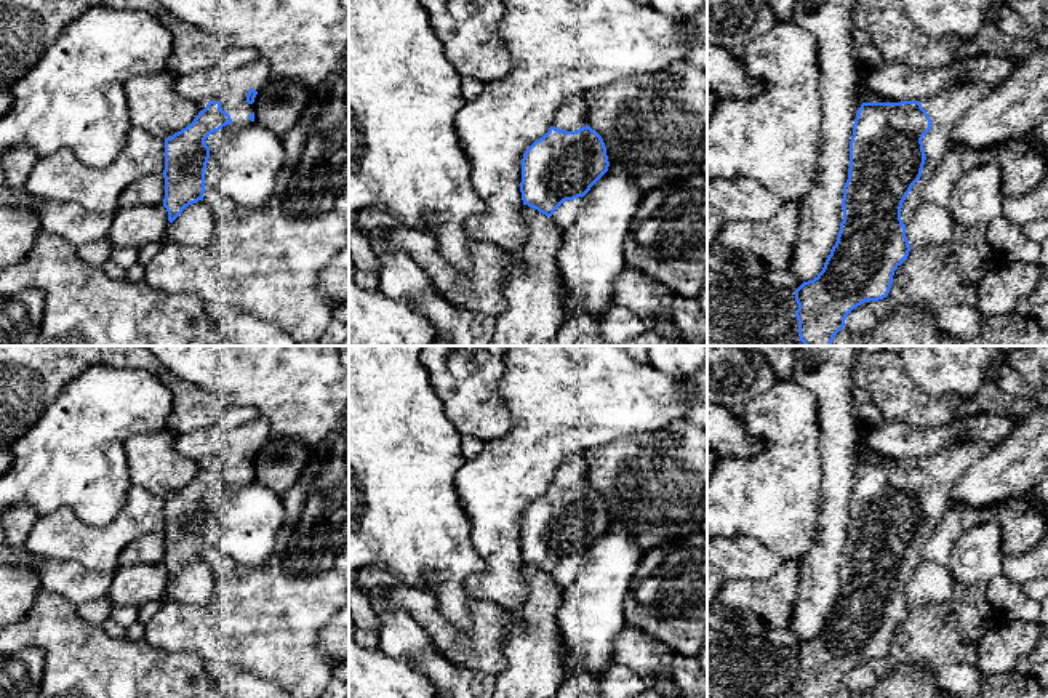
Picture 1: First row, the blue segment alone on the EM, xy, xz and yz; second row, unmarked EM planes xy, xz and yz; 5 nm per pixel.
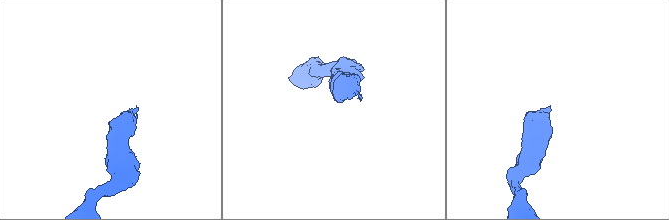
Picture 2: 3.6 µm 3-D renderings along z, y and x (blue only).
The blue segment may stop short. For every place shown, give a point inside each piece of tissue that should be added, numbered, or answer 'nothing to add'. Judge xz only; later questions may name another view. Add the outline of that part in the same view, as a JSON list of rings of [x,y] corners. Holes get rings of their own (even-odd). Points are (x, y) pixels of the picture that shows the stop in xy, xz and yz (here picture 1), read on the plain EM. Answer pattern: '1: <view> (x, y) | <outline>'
1: xz (565, 575) | [[[578,556],[574,559],[563,560],[554,570],[550,578],[560,588],[562,592],[565,592],[568,588],[571,588],[576,583],[582,564],[584,564],[582,556]]]

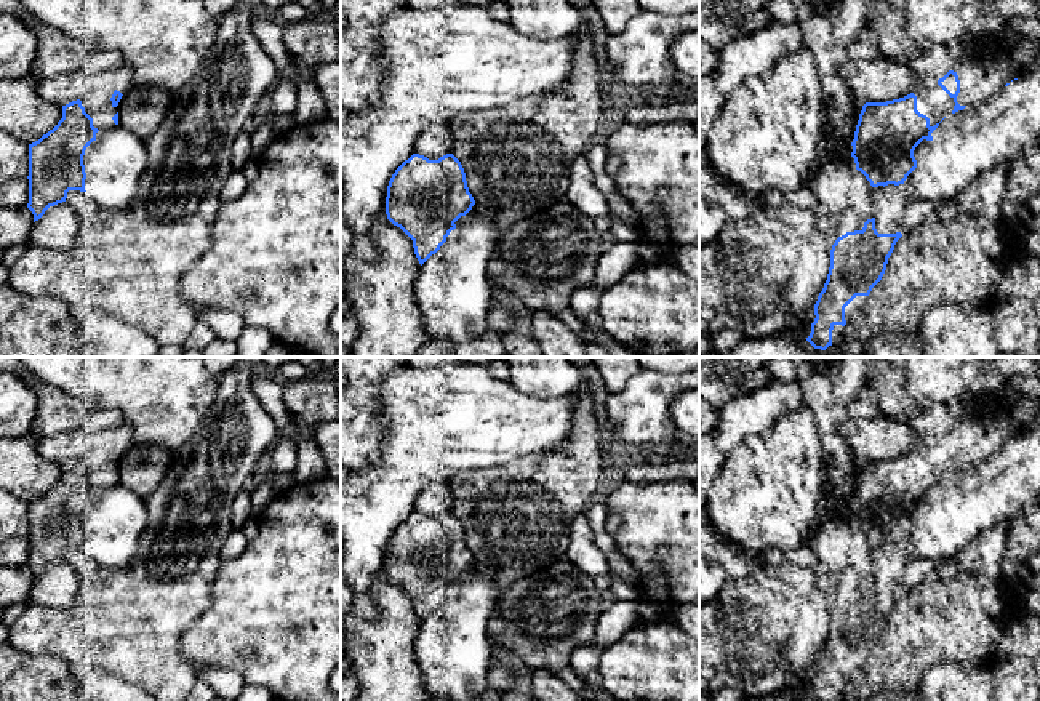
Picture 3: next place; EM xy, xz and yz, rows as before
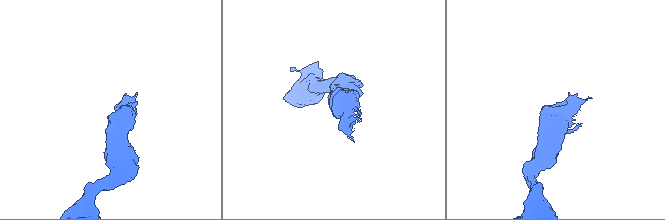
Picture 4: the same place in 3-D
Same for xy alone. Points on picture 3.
1: xy (96, 461) | [[[125,419],[117,427],[93,435],[90,450],[80,459],[94,487],[106,490],[115,485],[112,475],[118,471],[118,464],[114,466],[110,456],[115,448],[123,453],[131,439],[133,427]]]

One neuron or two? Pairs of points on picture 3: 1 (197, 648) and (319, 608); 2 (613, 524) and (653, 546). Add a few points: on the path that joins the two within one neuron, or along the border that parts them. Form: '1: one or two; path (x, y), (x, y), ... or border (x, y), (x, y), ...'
1: one; path (228, 628), (252, 608), (288, 608)
2: two; border (613, 511), (621, 519), (615, 535)

